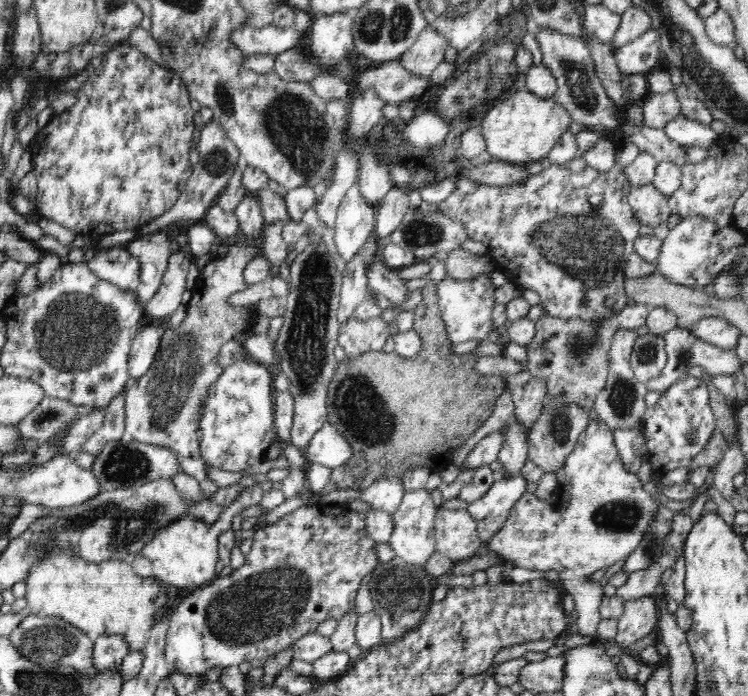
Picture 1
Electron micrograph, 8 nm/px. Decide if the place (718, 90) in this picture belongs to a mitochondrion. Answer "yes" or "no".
yes

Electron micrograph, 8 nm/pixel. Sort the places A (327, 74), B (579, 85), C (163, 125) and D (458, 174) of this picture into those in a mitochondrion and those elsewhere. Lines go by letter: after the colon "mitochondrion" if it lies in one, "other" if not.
A: other
B: mitochondrion
C: other
D: other

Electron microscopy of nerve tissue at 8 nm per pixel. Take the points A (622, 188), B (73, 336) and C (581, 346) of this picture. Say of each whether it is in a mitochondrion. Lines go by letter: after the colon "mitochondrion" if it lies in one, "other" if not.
A: other
B: mitochondrion
C: mitochondrion

